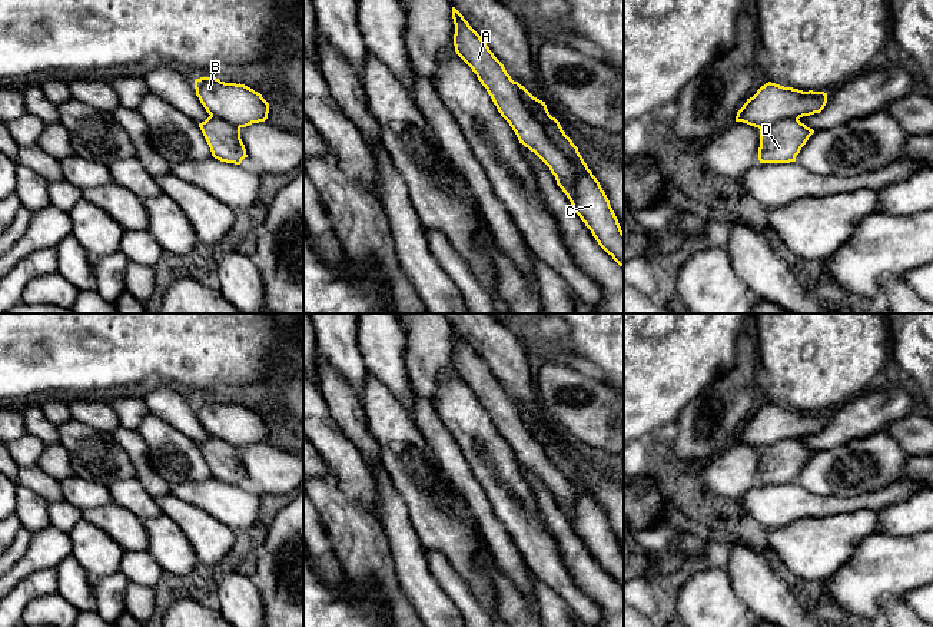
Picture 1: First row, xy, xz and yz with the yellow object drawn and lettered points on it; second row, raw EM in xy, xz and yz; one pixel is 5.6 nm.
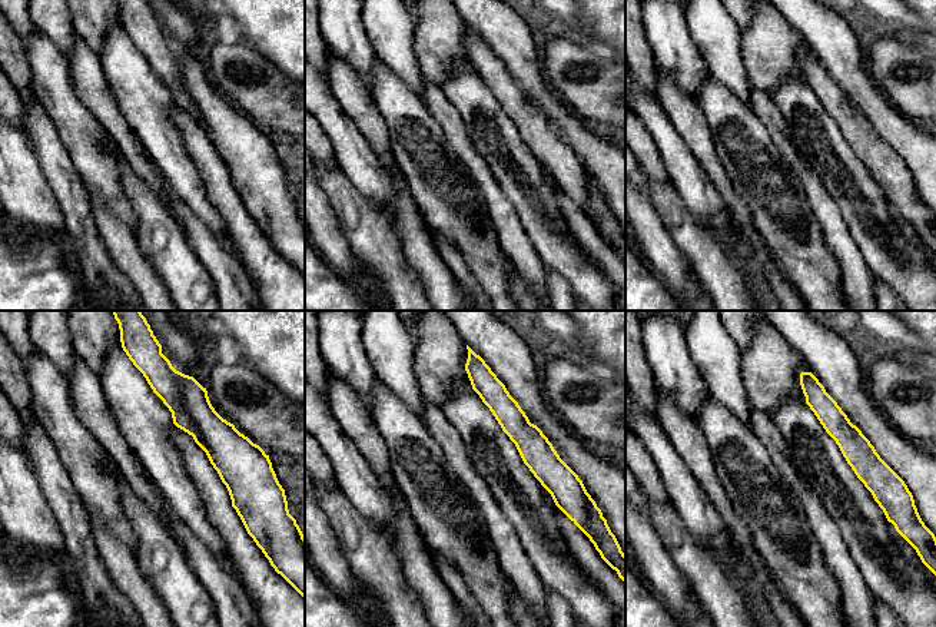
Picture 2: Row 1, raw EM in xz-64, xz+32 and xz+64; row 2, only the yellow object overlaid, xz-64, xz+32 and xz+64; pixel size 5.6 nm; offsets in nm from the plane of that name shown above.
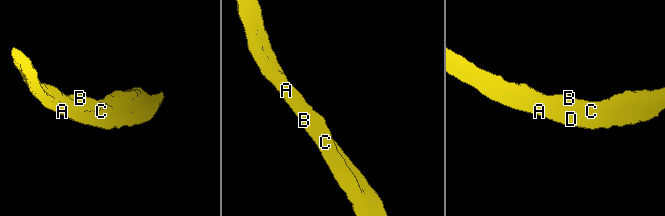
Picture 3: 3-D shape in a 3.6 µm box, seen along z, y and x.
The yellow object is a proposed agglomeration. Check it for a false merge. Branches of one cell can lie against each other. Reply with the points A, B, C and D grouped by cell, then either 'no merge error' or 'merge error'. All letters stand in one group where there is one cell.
A D / B C; merge error

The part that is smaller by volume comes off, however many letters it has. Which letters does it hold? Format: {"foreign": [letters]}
{"foreign": ["A", "D"]}

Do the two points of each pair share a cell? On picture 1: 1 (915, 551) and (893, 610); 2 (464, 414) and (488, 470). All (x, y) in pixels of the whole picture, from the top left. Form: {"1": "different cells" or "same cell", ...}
{"1": "different cells", "2": "same cell"}

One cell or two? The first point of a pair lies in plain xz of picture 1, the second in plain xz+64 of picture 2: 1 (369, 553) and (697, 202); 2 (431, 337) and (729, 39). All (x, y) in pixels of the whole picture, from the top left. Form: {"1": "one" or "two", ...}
{"1": "two", "2": "two"}

